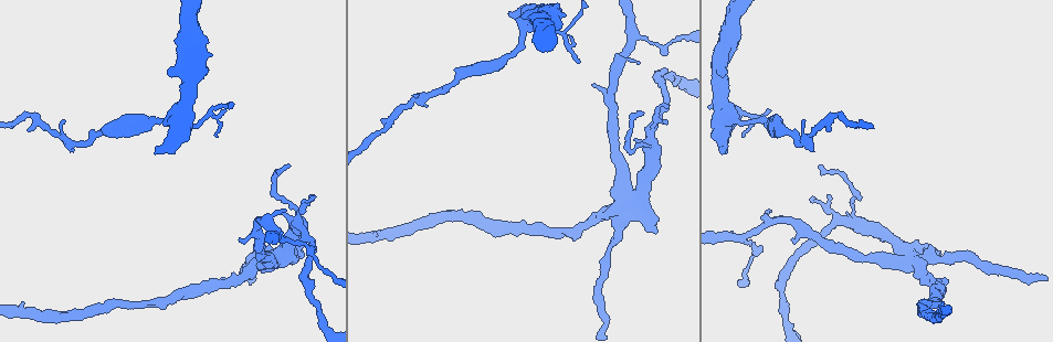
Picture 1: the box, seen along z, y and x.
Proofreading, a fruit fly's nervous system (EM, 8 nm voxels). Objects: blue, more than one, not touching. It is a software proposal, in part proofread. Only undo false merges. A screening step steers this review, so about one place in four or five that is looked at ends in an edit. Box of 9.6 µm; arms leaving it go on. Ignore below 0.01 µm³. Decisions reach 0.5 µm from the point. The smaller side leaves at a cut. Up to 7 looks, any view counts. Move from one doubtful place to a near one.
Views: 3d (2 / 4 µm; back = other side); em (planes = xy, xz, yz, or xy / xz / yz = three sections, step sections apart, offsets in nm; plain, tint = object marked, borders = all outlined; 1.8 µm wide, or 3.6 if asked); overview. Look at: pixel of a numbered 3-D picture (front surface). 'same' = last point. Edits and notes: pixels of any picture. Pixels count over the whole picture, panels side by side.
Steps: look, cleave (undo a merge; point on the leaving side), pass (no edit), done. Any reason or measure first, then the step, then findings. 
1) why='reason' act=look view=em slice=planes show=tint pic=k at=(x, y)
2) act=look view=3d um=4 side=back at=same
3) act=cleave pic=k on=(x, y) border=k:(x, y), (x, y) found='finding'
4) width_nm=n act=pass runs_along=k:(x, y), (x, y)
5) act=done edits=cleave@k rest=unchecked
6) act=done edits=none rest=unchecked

why='looks like a crossing' act=look view=3d um=2 side=back pic=1 at=(630, 204)

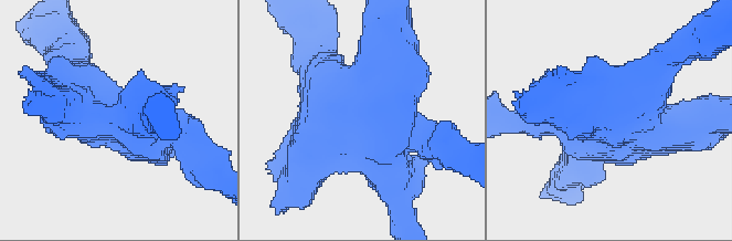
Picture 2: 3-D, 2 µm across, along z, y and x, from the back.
act=look view=em slice=yz step=8 show=tint pic=2 at=(616, 117)

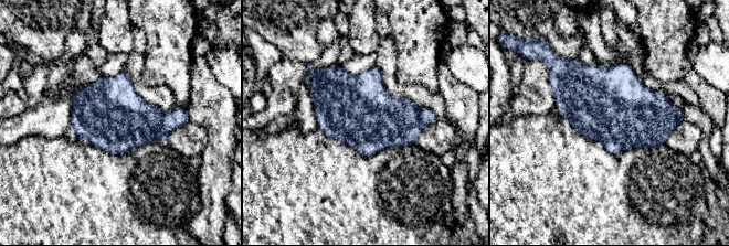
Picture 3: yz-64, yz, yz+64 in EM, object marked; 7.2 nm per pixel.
width_nm=500 act=cleave pic=3 on=(177, 117) border=3:(165, 113), (159, 129), (160, 140) found='two cells meet here'

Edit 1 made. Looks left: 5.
why='looks like a crossing' act=look view=em slice=yz step=4 show=plain pic=1 at=(296, 224)

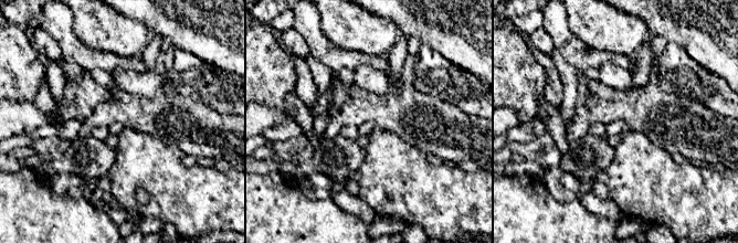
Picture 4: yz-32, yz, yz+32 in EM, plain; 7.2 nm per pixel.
act=look view=em slice=yz step=4 show=tint at=same

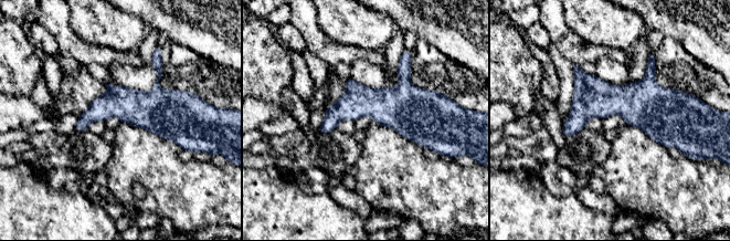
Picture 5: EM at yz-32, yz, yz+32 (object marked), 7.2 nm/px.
act=pass runs_along=5:(575, 69), (674, 143) found='continuous, no second cell'

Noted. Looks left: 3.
why='a narrow waist' act=look view=em slice=planes show=tint pic=1 at=(809, 136)

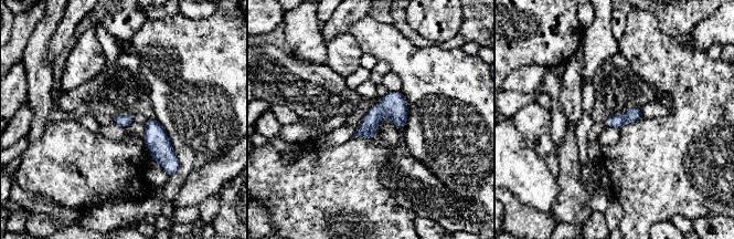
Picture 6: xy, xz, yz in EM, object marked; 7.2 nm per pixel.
width_nm=100 act=pass found='continuous, no second cell'

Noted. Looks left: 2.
act=done edits=cleave@3 rest=unchecked

